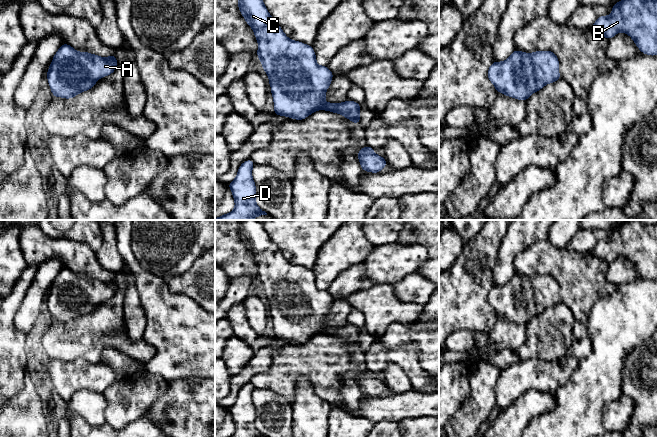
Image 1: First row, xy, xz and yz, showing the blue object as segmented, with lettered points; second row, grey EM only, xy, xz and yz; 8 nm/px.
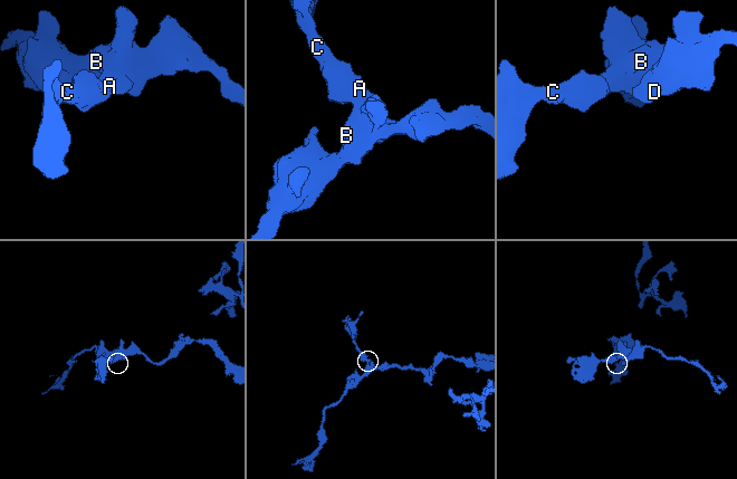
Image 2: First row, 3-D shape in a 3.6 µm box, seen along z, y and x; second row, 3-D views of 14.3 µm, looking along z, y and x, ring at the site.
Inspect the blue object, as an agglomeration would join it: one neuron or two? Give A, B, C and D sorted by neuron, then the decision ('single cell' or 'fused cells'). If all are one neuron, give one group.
A B C D | single cell

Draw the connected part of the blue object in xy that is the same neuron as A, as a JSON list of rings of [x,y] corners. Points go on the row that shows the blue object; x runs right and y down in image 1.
[[[64,43],[54,55],[47,79],[54,97],[70,99],[90,90],[101,78],[117,68],[115,55],[102,58],[88,52],[78,52]]]

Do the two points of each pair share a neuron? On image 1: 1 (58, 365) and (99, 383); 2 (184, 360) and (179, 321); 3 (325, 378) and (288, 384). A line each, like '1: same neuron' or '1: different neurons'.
1: same neuron
2: same neuron
3: same neuron

